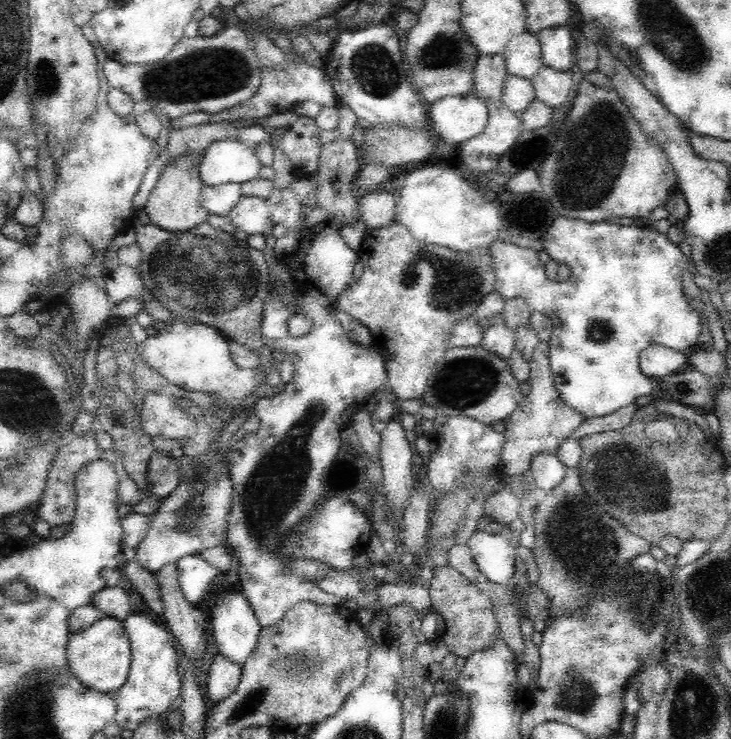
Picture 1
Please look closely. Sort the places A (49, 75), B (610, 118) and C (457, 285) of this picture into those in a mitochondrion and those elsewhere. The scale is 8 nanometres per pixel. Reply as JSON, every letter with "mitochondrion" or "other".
{"A":"mitochondrion","B":"mitochondrion","C":"mitochondrion"}

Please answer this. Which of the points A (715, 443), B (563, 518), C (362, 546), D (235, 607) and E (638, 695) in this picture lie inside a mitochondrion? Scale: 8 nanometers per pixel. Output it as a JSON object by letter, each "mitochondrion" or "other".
{"A":"other","B":"mitochondrion","C":"other","D":"other","E":"other"}

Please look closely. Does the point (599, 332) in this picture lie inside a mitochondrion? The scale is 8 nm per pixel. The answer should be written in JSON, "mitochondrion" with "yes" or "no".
{"mitochondrion":"yes"}

